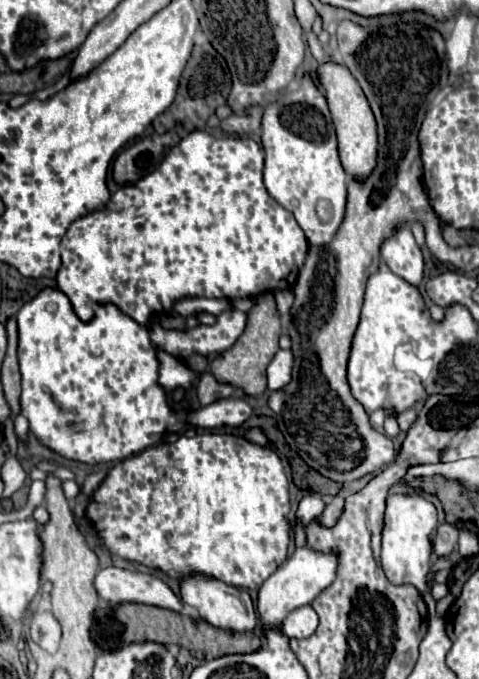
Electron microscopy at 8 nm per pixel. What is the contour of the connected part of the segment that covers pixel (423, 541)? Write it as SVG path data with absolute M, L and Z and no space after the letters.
M393 493L387 497L385 523L383 523L383 543L381 543L381 565L391 583L403 585L409 583L421 593L427 589L429 557L433 551L431 535L437 529L437 509L431 501L421 495L401 495Z

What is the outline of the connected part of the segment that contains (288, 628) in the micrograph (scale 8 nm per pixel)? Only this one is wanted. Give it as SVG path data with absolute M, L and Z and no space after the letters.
M305 605L305 607L297 607L293 609L287 619L283 621L281 629L287 637L297 637L297 639L303 639L303 637L309 637L315 629L317 629L317 613L313 611L311 605Z

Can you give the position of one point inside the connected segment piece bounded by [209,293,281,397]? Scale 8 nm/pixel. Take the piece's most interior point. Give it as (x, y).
(244, 365)

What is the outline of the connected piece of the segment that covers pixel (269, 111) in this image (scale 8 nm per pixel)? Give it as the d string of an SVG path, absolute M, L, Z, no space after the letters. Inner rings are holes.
M303 79L299 89L285 91L263 113L261 143L265 149L265 187L269 195L291 211L305 231L311 245L325 245L337 233L347 203L347 173L339 161L335 127L327 109L325 95L313 79ZM319 199L333 203L333 219L323 223L315 213Z

